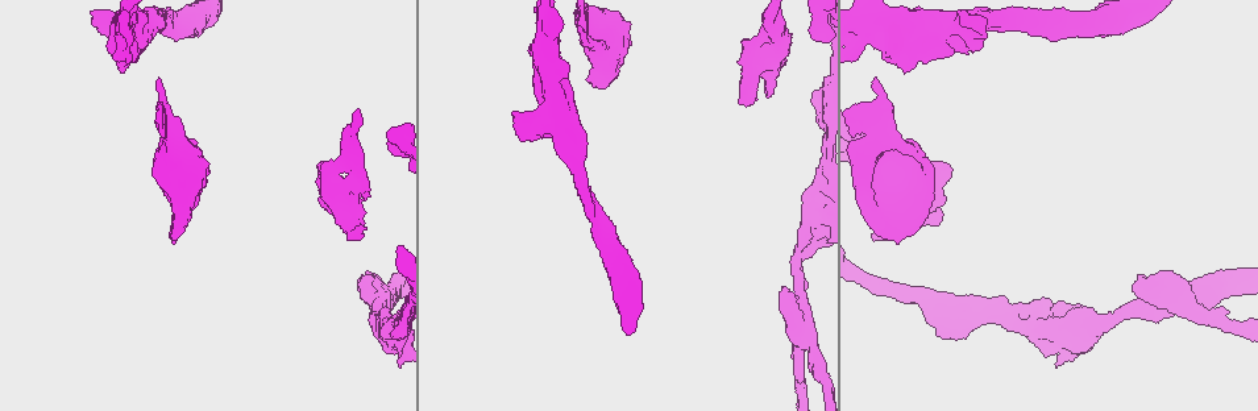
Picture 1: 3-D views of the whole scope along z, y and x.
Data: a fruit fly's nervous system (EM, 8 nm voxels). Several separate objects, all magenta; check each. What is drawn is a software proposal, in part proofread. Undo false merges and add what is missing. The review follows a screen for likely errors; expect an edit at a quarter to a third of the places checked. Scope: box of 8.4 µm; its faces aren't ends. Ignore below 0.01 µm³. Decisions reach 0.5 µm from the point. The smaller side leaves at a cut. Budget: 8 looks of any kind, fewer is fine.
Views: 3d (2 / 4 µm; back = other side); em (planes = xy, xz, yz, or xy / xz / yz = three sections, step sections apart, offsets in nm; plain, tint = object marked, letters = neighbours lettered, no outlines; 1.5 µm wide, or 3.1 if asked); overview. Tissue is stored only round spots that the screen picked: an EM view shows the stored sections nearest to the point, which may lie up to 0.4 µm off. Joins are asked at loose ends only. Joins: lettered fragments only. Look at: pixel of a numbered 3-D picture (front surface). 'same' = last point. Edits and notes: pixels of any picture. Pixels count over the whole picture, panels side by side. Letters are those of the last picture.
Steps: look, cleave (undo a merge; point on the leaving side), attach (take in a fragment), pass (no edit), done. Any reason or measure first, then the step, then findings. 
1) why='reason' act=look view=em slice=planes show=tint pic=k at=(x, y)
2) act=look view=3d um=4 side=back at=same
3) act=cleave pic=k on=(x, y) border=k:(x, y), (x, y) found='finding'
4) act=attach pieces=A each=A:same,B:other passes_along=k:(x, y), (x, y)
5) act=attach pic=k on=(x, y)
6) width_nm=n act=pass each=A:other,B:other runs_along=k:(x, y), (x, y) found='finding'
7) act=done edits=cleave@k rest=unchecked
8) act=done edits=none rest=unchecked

why='free end' act=look view=em slice=yz step=8 show=letters pic=1 at=(1092, 308)

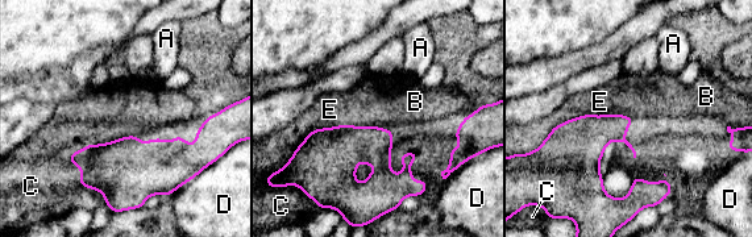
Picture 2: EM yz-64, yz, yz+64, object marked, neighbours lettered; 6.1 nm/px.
act=pass each=A:other,B:other,C:other,D:other,E:other border=2:(378, 125), (322, 127), (304, 137) found='no lettered fragment goes on from it'

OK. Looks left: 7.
why='calibre changes' act=look view=3d um=4 side=back pic=1 at=(816, 23)

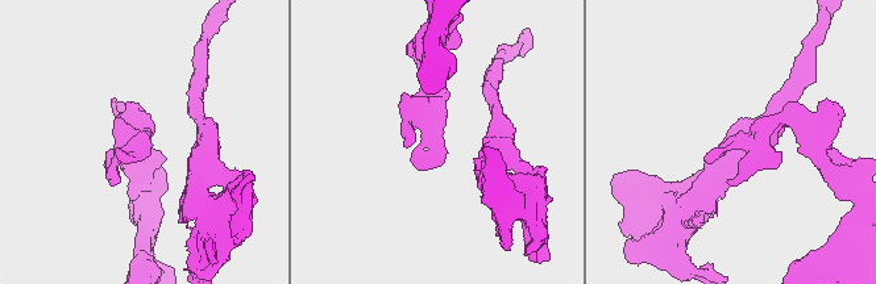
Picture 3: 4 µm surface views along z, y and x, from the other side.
why='now the EM' act=look view=em slice=planes show=tint pic=3 at=(143, 147)

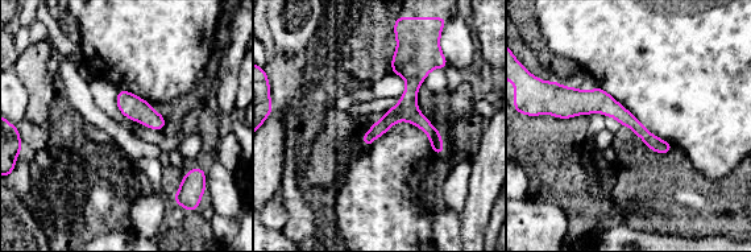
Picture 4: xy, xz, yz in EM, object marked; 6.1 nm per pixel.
why='see the neighbours' act=look view=em slice=planes show=letters at=same

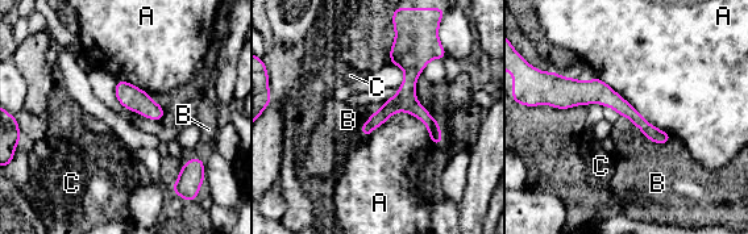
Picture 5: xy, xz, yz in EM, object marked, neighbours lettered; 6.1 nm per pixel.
longest_contact=A:420nm act=pass each=A:other,B:other,C:other runs_along=5:(555, 101), (605, 95), (665, 138) found='continuous, no second neuron'

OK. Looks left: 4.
why='sudden change in width' act=look view=3d um=2 pic=1 at=(861, 164)

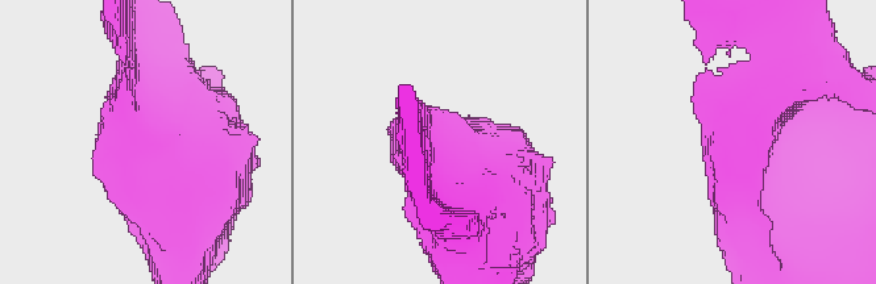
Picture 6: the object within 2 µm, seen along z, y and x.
why='need the tissue' act=look view=em slice=planes show=letters pic=6 at=(425, 138)

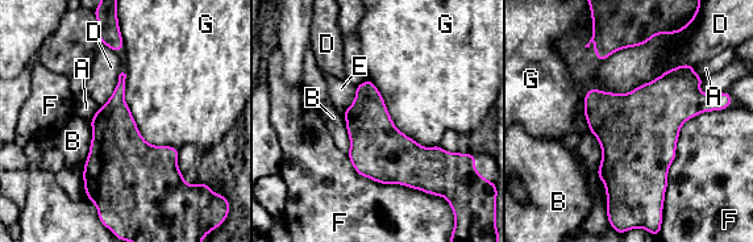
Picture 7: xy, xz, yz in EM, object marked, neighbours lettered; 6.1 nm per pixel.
act=pass each=A:other,B:other,D:other,E:other,F:other,G:other border=7:(125, 72), (140, 134), (178, 149) found='one neuron here'

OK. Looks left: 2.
act=done edits=none rest=unchecked

